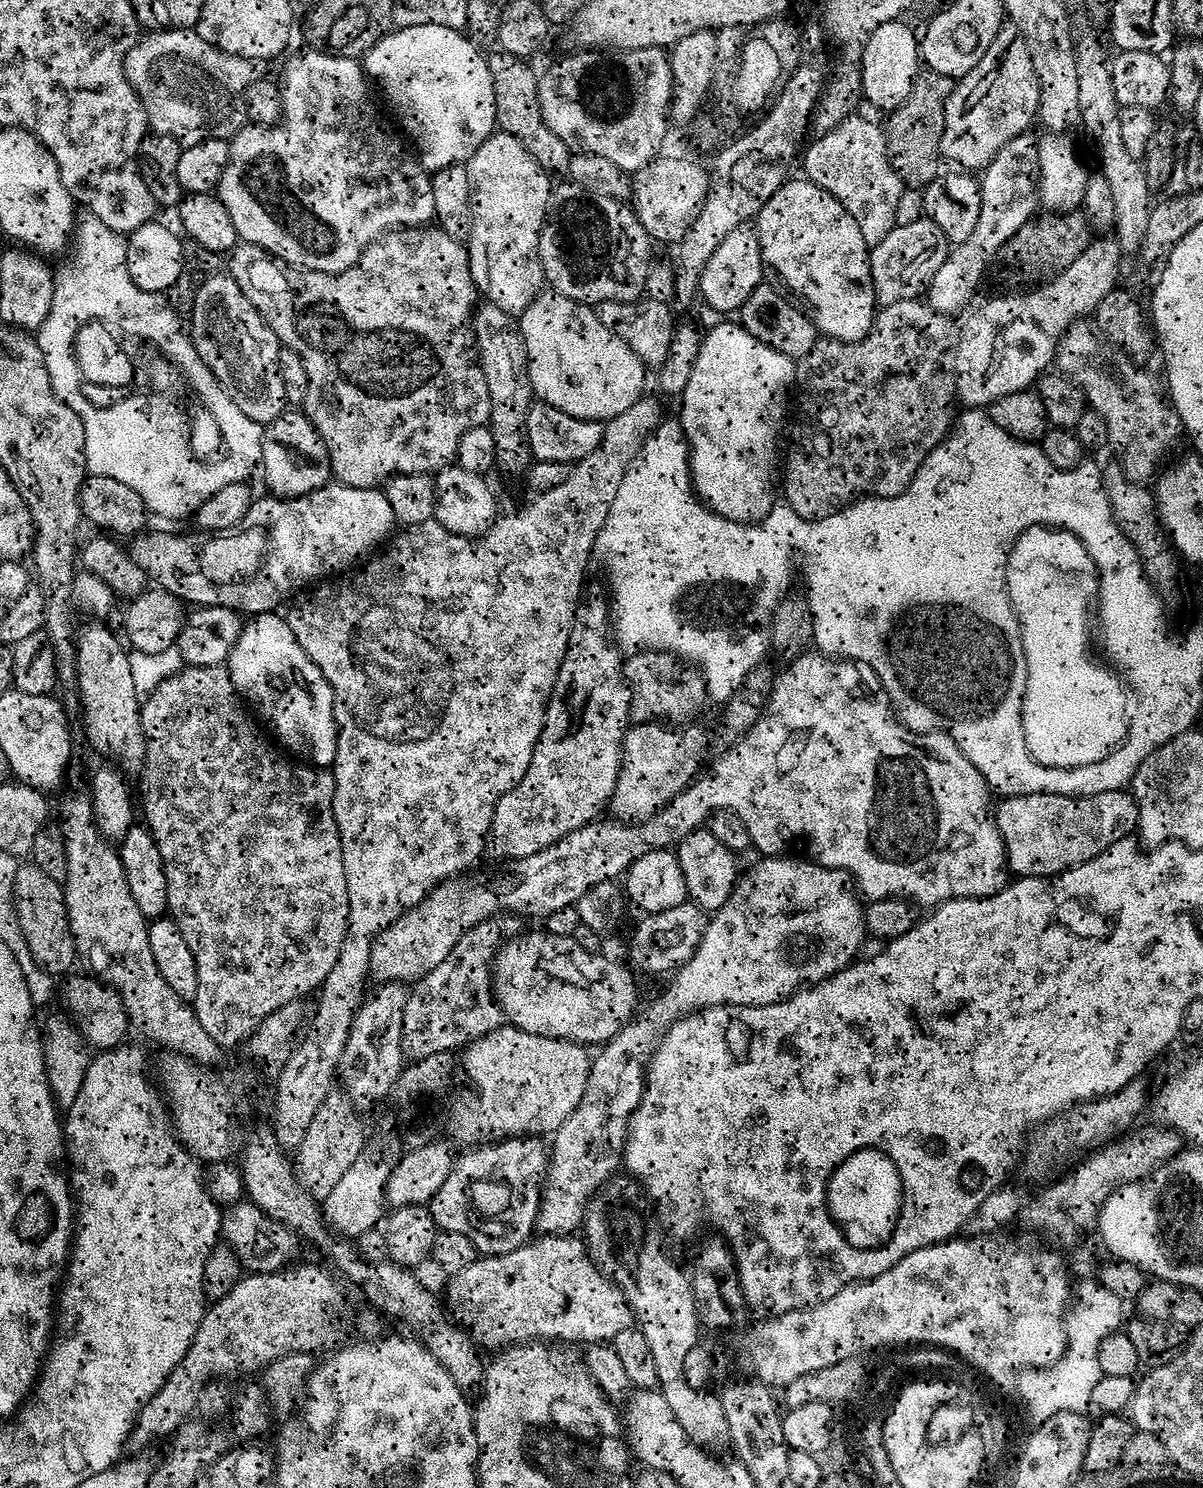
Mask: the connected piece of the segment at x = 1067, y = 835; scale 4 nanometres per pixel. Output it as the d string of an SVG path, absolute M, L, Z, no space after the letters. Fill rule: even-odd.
M1121 789L1084 797L1035 792L1024 796L1024 846L1032 846L1032 862L1044 862L1044 876L1054 876L1066 869L1085 864L1105 852L1114 842L1131 835L1137 829L1138 818L1139 810L1134 797Z

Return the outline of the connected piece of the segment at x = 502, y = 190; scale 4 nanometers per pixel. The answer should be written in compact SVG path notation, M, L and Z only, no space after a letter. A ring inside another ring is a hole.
M484 141L467 161L471 230L466 247L471 278L489 303L520 316L538 297L545 283L538 260L540 233L545 226L552 191L549 175L537 166L520 142ZM480 250L484 250L486 271Z

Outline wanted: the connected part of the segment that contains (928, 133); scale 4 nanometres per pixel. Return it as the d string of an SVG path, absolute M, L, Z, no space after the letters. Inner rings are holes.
M931 69L919 71L917 78L903 105L897 105L889 111L884 131L888 157L895 173L899 176L903 187L910 189L924 189L936 176L940 174L940 133L937 127L931 126L922 120L921 114L914 108L916 98L920 100L937 100L937 103L945 102L955 88L955 79L935 72Z

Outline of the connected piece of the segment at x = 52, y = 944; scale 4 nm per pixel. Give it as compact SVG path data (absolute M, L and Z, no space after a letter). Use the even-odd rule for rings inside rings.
M33 864L19 865L16 876L20 880L14 882L14 900L20 900L16 905L18 920L24 920L20 925L24 940L33 955L37 969L48 975L52 968L60 968L64 975L73 968L72 964L78 958L78 951L73 942L72 931L66 913L64 891L61 883L43 874L42 870Z

